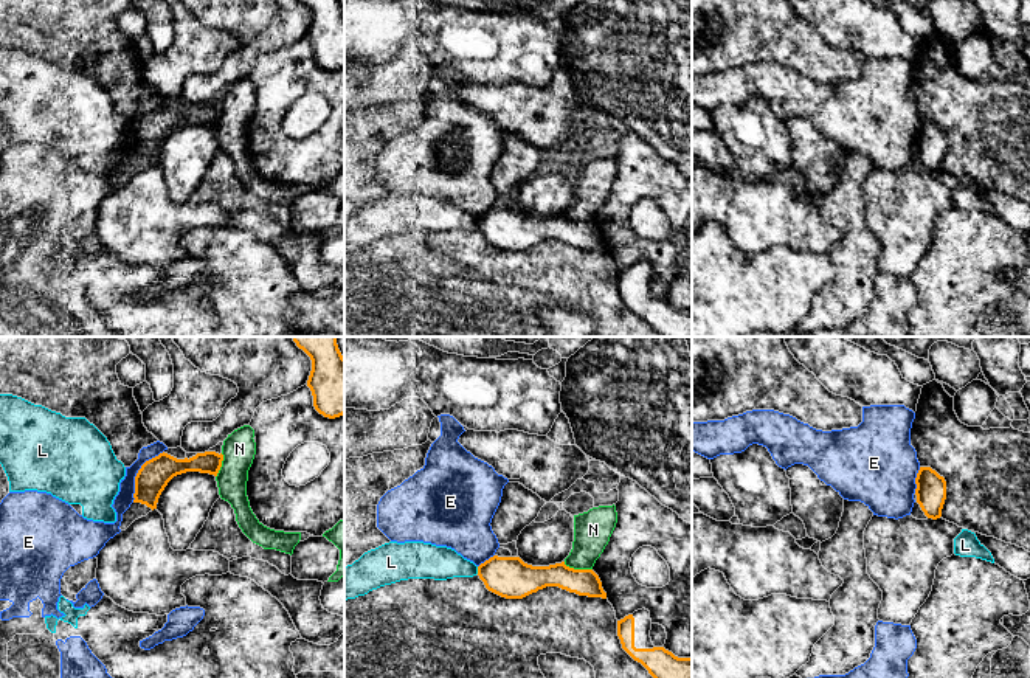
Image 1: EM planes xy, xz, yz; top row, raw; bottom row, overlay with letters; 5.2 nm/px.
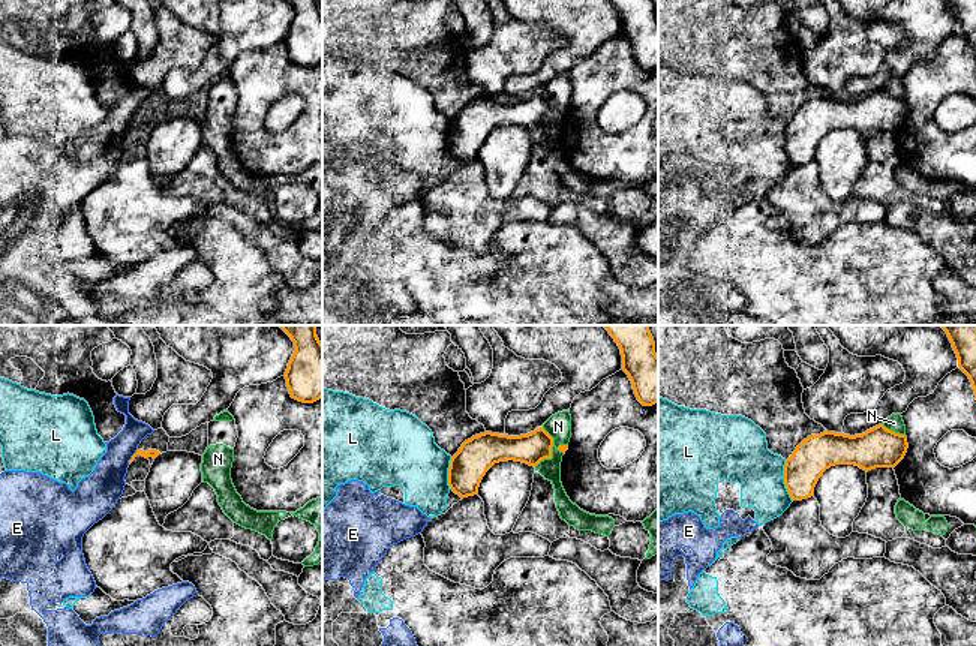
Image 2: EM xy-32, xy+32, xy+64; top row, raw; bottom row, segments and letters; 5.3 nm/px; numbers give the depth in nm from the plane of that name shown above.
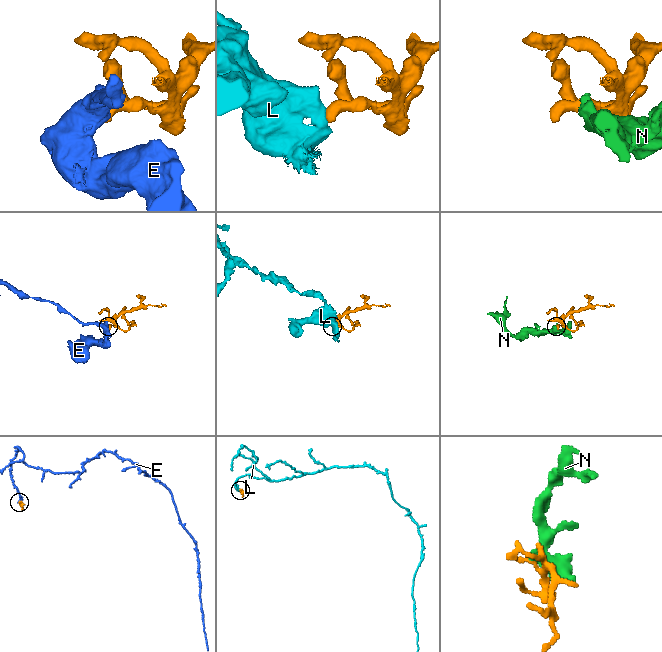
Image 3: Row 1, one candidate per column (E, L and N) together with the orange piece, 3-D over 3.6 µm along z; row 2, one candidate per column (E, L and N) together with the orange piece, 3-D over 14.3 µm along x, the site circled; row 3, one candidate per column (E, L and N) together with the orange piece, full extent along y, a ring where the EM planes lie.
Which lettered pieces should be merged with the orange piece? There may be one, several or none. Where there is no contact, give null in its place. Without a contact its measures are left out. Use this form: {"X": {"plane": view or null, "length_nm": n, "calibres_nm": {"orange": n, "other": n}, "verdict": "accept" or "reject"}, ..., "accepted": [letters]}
{"E": {"plane": "xy", "length_nm": 320, "calibres_nm": {"orange": 160, "other": 90}, "verdict": "reject"}, "L": {"plane": "xz", "length_nm": 40, "calibres_nm": {"orange": 220, "other": 180}, "verdict": "reject"}, "N": {"plane": "xz", "length_nm": 160, "calibres_nm": {"orange": 140, "other": 190}, "verdict": "reject"}, "accepted": []}

